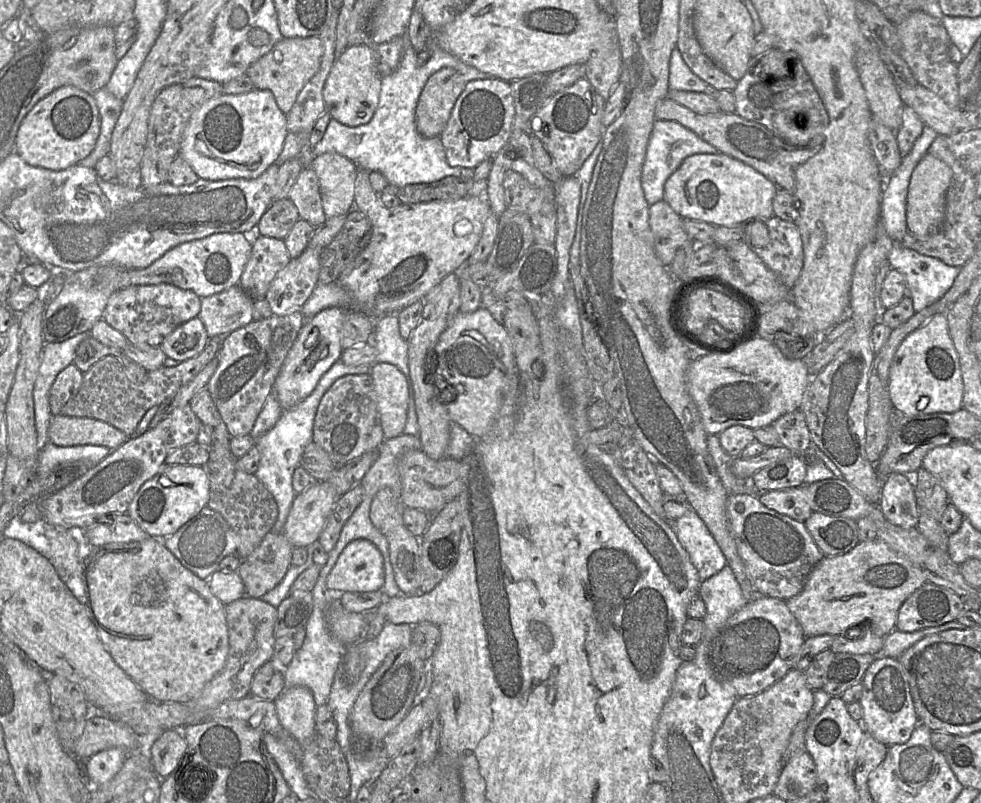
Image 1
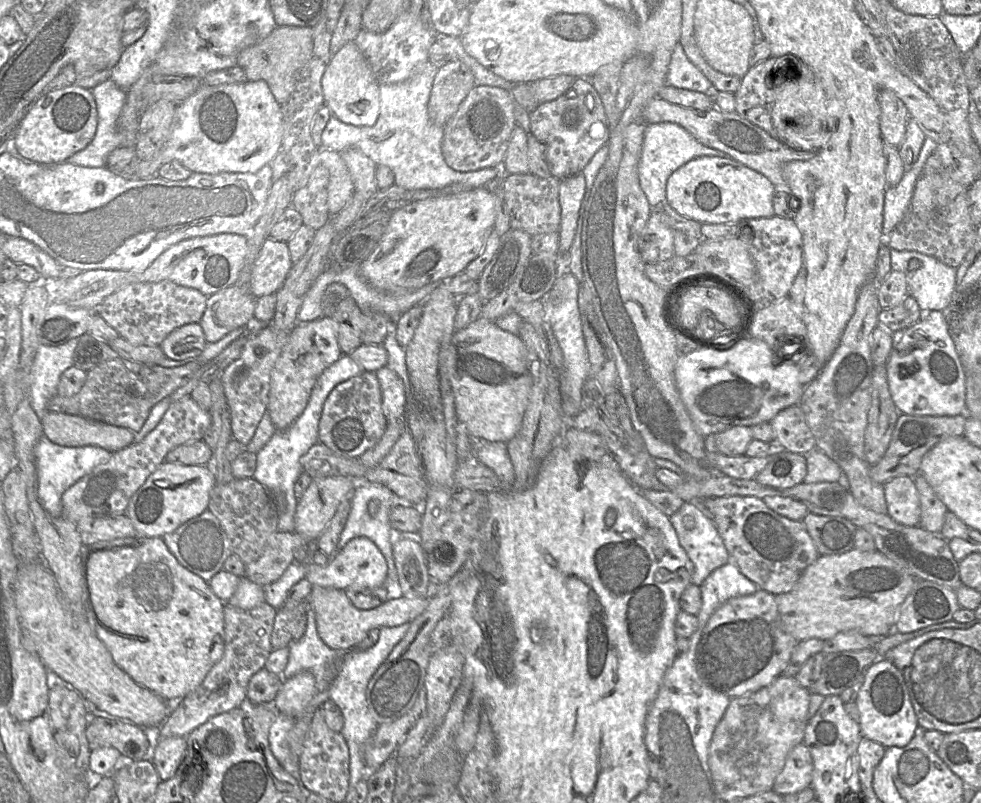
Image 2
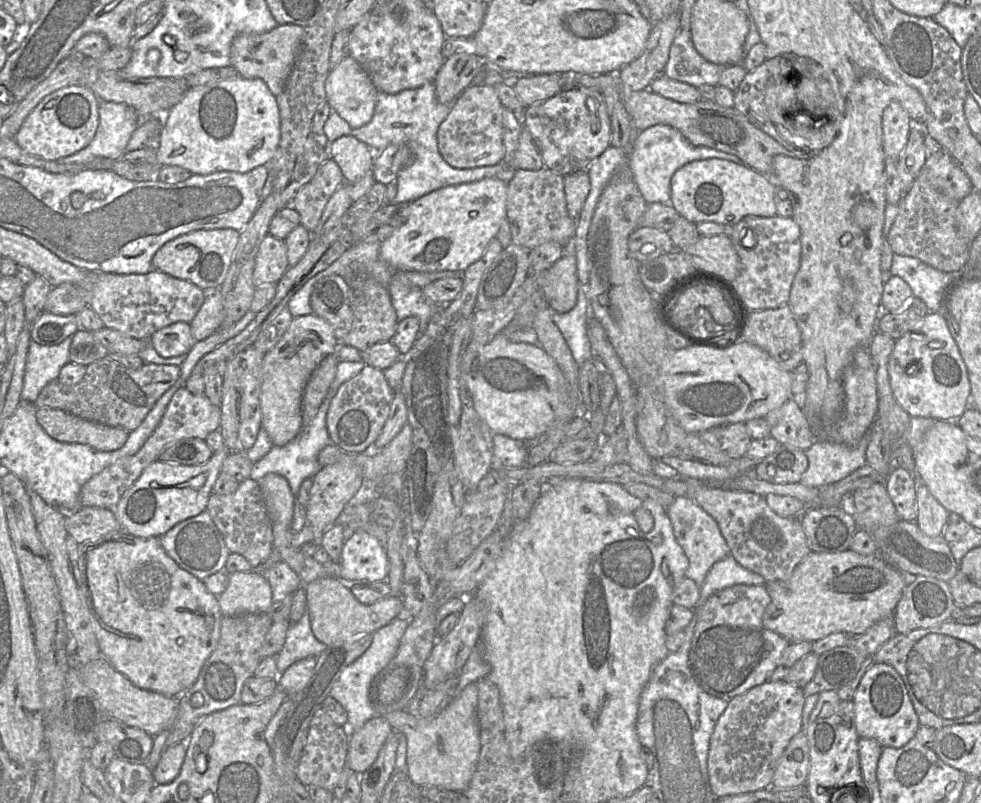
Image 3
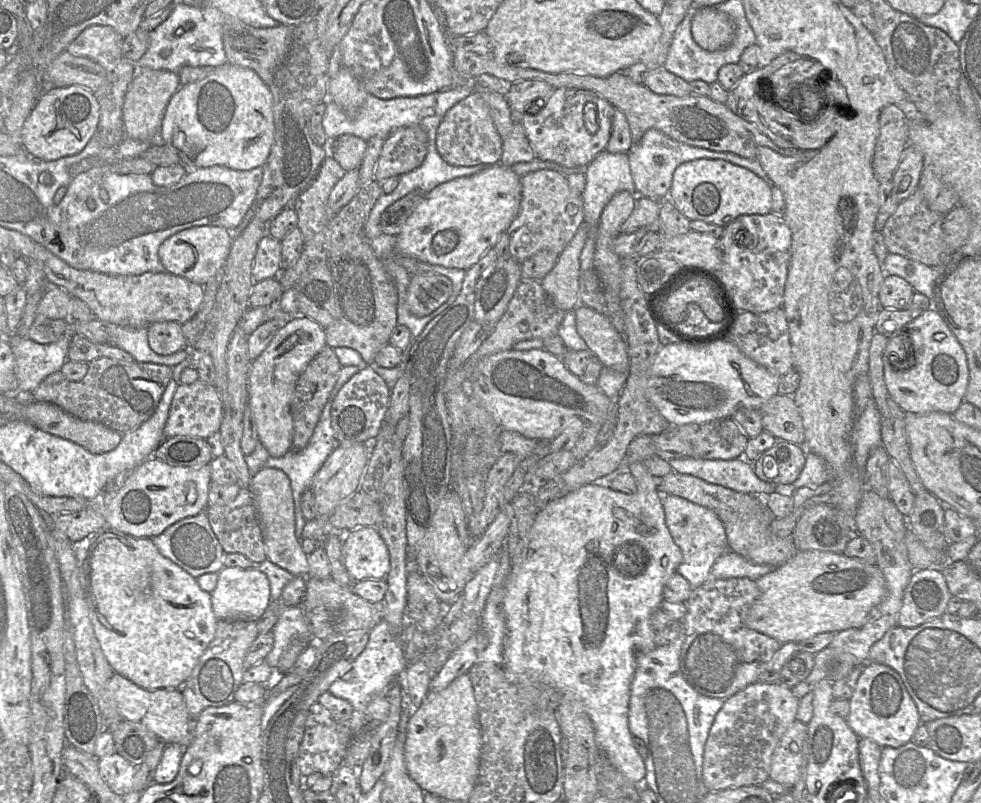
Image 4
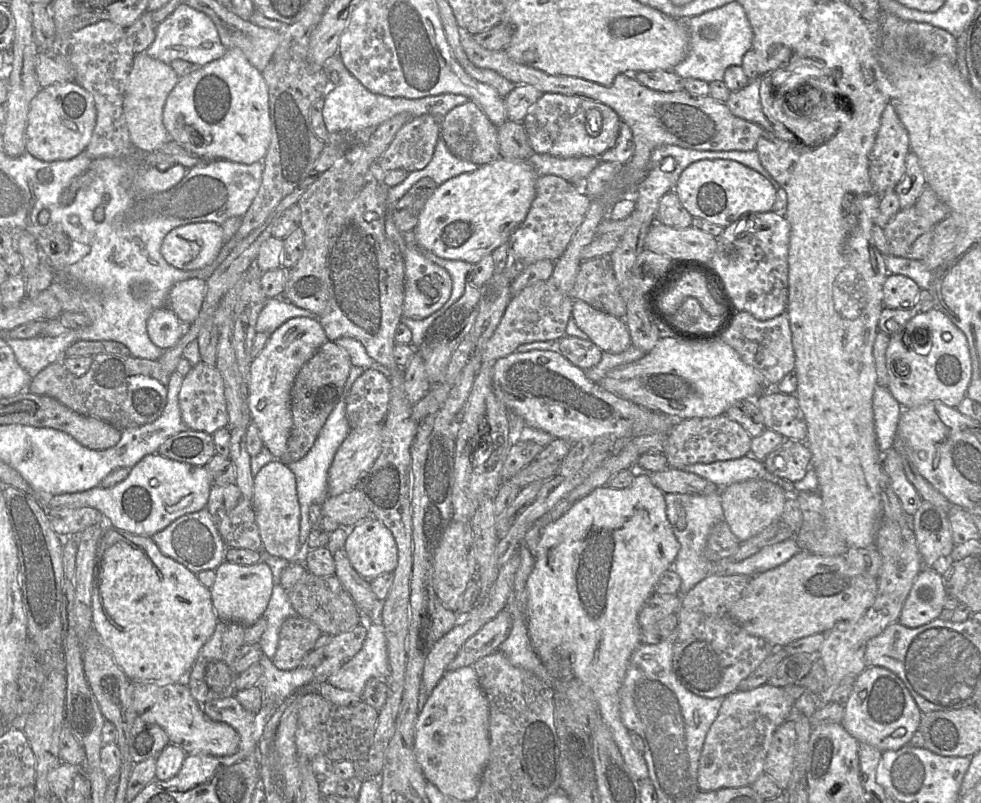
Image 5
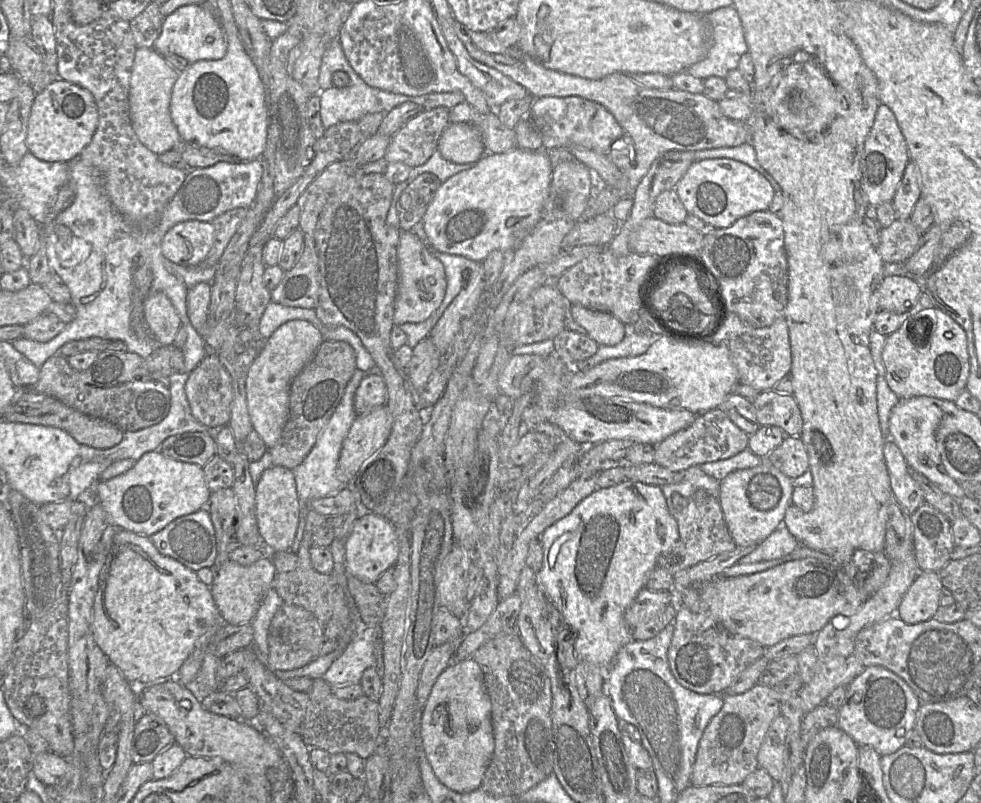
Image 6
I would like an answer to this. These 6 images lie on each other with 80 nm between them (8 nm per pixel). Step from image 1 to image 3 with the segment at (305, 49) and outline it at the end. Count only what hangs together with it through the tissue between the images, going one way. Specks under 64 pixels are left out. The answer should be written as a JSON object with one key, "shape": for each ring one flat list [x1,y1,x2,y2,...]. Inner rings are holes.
{"shape":[[283,24,265,33,240,33,235,36,230,48,231,66,246,79,262,79,272,94,280,95,302,47,305,28]]}

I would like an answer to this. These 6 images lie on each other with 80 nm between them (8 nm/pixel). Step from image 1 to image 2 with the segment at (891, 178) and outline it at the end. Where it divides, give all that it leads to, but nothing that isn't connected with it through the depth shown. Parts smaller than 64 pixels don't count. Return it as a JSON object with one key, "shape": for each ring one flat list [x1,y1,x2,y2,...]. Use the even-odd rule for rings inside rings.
{"shape":[[926,136,915,164,909,170,904,171,898,184,887,186,884,195,882,223,882,233,885,239,910,210,915,183,922,173,926,160,937,146,938,144,931,137]]}

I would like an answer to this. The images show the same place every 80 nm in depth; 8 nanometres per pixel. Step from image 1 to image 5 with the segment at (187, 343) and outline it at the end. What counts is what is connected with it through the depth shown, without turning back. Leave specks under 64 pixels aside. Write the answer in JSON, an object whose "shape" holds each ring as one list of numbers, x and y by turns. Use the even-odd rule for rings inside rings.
{"shape":[[169,307,157,308,148,318,147,333,157,347,170,349,182,337,180,320]]}

